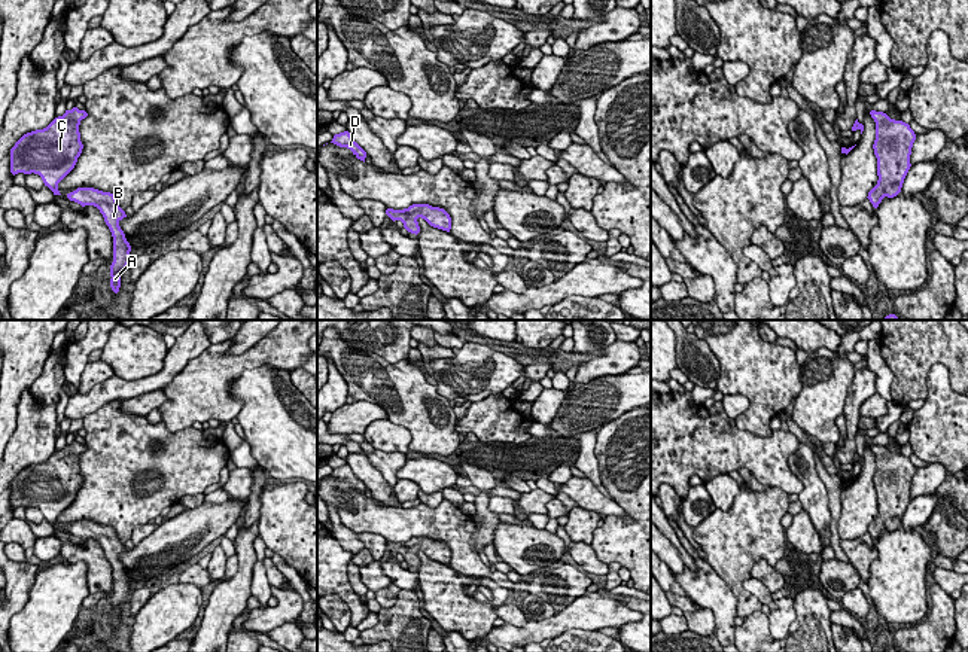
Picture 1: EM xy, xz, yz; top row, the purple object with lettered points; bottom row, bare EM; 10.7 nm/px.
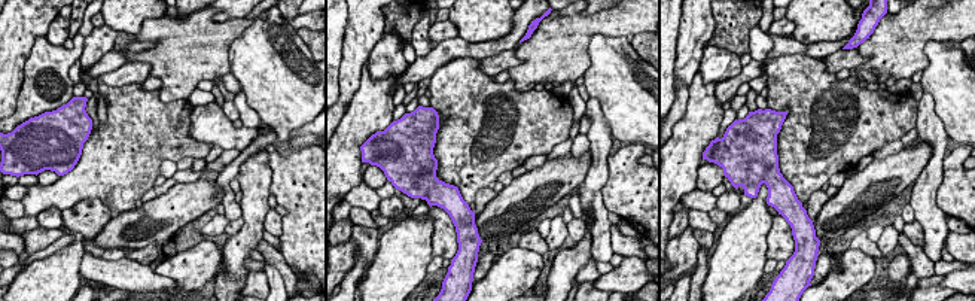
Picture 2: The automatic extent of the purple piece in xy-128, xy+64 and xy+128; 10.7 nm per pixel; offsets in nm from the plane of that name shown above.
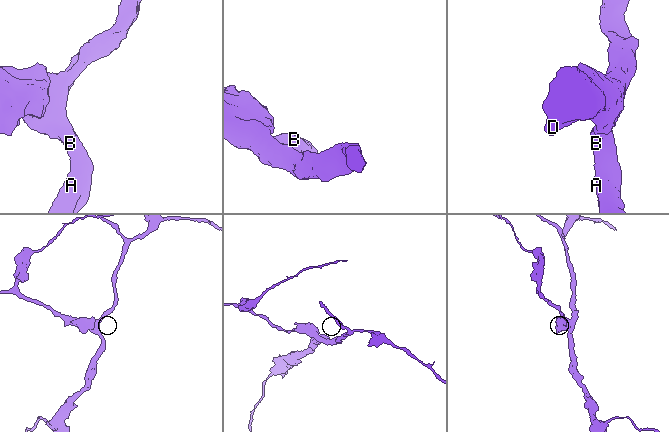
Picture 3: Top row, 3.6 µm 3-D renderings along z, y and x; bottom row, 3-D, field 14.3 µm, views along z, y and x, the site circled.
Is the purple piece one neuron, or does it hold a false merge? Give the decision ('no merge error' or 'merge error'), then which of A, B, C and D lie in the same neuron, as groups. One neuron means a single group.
no merge error; A B C D

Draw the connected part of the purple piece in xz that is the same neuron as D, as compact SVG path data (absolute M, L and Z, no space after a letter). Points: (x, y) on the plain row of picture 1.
M348 464L335 467L331 476L350 482L357 493L365 496L366 485L353 473Z

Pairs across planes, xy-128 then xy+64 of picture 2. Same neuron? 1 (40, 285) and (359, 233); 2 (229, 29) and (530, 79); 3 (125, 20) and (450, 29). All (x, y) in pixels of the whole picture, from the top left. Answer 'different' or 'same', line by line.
1: different
2: same
3: different

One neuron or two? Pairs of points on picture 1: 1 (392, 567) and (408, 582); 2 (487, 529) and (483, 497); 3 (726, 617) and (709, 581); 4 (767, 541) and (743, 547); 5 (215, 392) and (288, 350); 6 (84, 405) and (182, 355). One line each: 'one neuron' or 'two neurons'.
1: one neuron
2: one neuron
3: one neuron
4: one neuron
5: one neuron
6: one neuron

